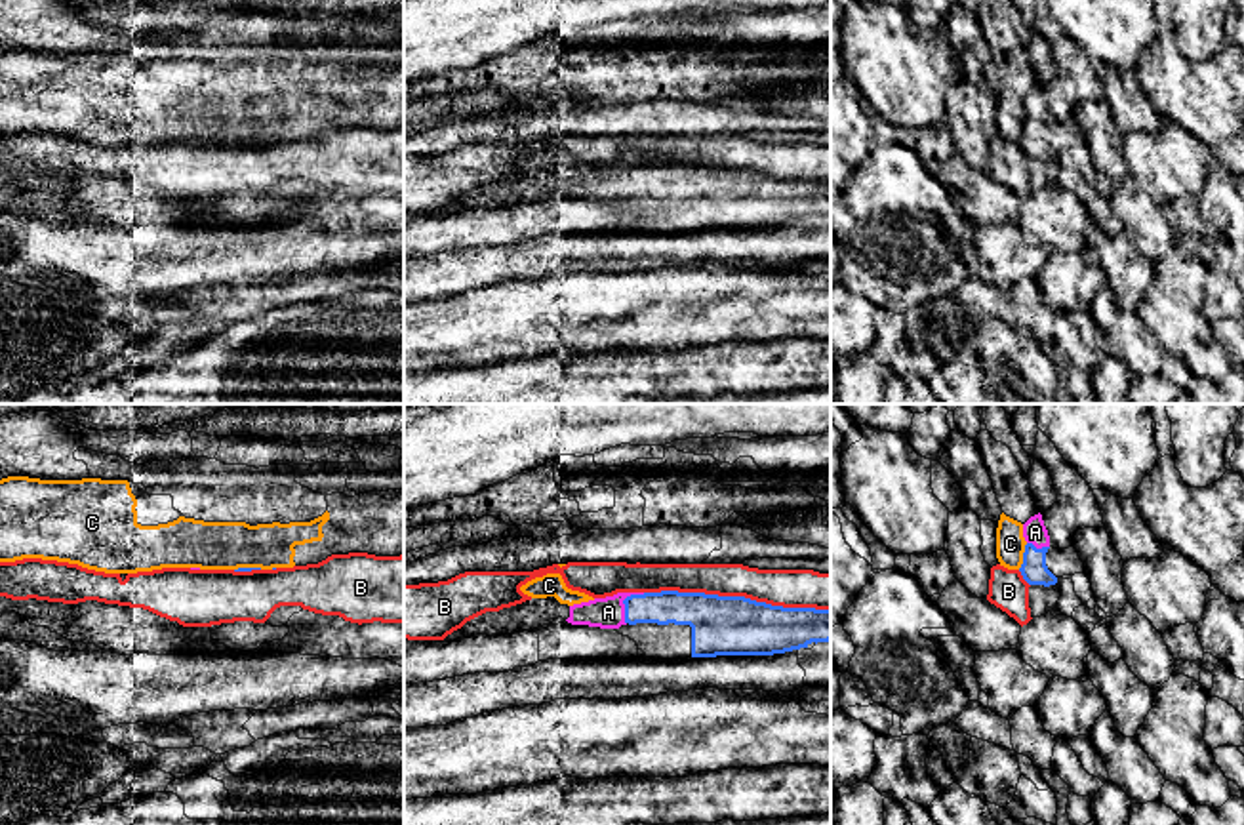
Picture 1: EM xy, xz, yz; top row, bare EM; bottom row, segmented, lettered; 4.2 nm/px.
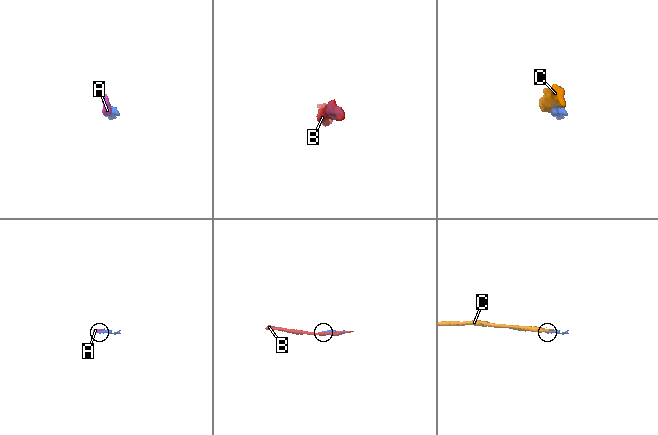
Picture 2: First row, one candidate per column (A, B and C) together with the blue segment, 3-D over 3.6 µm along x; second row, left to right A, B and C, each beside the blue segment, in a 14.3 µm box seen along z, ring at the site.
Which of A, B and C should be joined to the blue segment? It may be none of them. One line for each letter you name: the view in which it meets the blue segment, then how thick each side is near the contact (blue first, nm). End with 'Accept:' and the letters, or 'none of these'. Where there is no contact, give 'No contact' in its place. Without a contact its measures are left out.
A: Touches blue in xz. Thickness 140 nm (blue) against 130 nm
Accept: A

